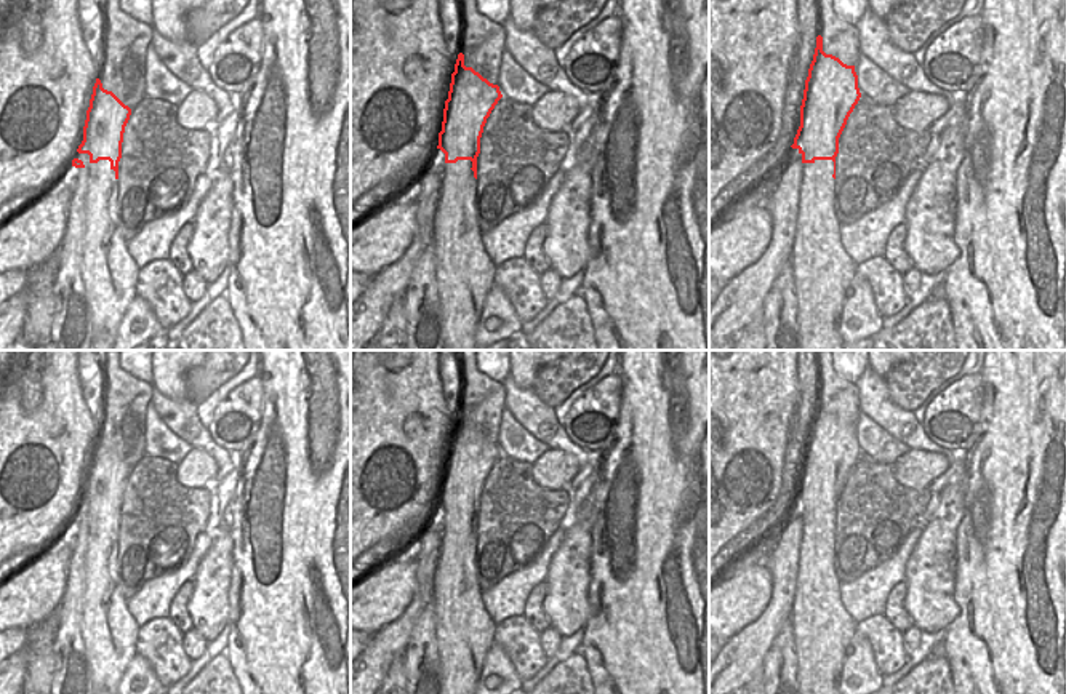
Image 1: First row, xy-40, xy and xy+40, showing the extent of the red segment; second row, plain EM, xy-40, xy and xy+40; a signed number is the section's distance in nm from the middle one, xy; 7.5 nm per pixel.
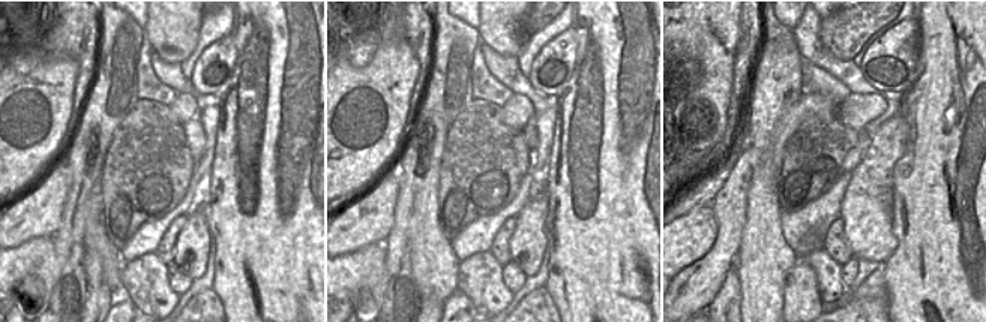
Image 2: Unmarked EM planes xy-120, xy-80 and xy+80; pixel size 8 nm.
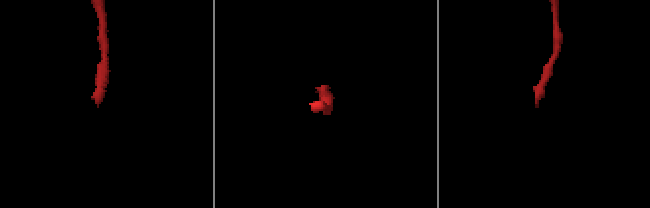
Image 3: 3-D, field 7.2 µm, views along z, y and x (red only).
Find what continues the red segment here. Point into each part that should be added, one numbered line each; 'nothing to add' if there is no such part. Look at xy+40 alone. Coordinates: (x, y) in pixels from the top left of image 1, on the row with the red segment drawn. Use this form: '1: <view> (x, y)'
1: xy+40 (823, 272)

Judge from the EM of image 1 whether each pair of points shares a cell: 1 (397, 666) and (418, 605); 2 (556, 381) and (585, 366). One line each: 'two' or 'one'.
1: two
2: one

